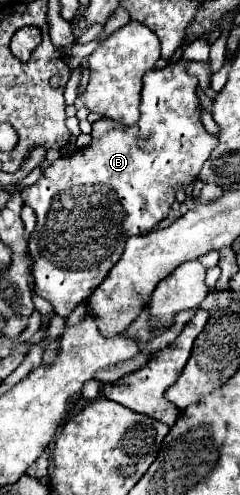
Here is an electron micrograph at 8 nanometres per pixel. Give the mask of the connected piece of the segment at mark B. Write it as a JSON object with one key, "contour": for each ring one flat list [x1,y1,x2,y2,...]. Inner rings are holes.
{"contour":[[179,59,165,69,147,71,141,93,141,119,135,125,127,127,109,117,99,119,93,123,93,141,87,149,63,155,35,185,21,193,23,203,27,203,37,215,33,237,29,237,29,251,35,263,35,293,53,305,55,315,67,317,83,299,89,297,89,291,101,285,111,267,123,255,125,241,131,235,149,233,167,217,175,201,173,193,197,179,203,163,219,143,217,135,207,133,199,119,197,79,191,77,185,67,187,63]]}

